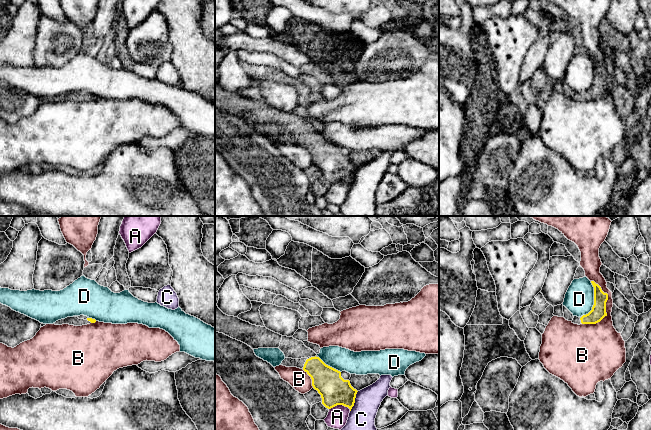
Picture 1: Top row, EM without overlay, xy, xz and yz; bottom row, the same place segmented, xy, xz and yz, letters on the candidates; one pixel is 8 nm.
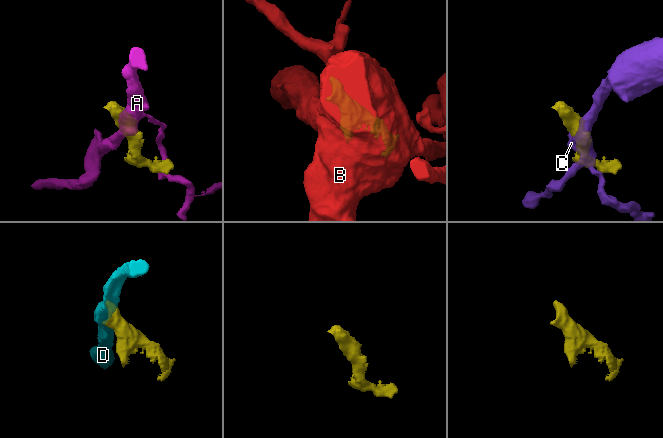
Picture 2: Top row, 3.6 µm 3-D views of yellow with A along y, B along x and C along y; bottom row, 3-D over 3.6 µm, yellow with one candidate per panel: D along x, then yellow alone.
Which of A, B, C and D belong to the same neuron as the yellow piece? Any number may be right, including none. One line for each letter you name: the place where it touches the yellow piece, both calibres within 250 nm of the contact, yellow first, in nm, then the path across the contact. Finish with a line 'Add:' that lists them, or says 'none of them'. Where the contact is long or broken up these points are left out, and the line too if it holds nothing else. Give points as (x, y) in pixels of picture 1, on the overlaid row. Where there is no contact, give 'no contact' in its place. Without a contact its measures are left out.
Add: none of them

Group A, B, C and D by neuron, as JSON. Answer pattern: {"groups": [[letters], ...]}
{"groups": [["A"], ["B"], ["C"], ["D"]]}

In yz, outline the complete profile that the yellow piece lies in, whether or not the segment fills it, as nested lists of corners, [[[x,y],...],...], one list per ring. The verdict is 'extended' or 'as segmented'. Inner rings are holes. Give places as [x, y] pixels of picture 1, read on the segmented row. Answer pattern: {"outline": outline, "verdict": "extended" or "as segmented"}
{"outline": [[[591,281],[591,283],[594,287],[594,305],[592,310],[581,318],[574,316],[572,320],[574,324],[596,324],[607,316],[606,302],[608,300],[608,294],[604,293],[601,287],[594,281]]], "verdict": "extended"}

